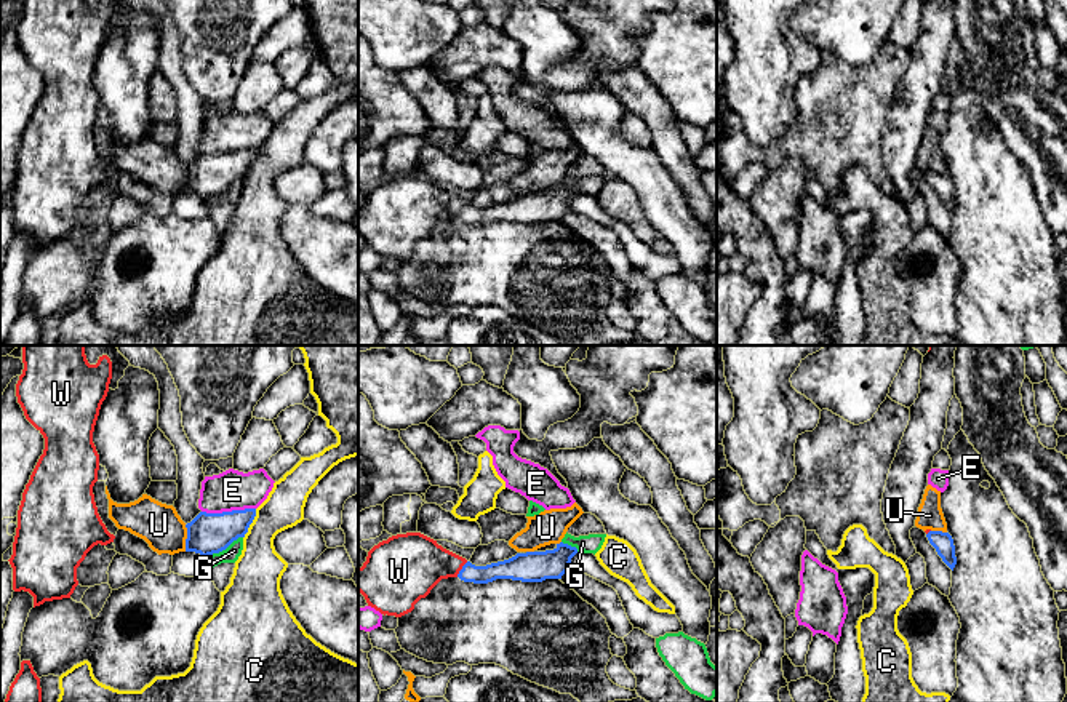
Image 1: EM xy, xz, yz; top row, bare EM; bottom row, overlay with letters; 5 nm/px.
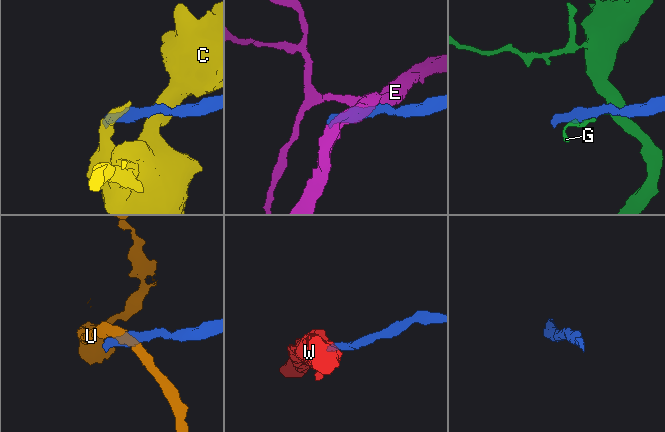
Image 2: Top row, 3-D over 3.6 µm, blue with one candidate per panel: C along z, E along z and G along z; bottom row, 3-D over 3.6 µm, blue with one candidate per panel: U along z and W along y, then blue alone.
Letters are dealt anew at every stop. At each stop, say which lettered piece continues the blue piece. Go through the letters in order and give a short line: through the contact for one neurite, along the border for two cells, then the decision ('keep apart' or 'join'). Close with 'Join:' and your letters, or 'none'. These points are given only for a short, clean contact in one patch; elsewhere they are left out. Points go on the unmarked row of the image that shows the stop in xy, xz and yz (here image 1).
C: line xy (256, 151), (256, 157), (243, 179); keep apart
E: keep apart
G: line xy (242, 178), (224, 191), (205, 199); keep apart
U: keep apart
W: line xz (511, 210), (493, 213), (461, 211), (453, 207), (411, 207); join
Join: W

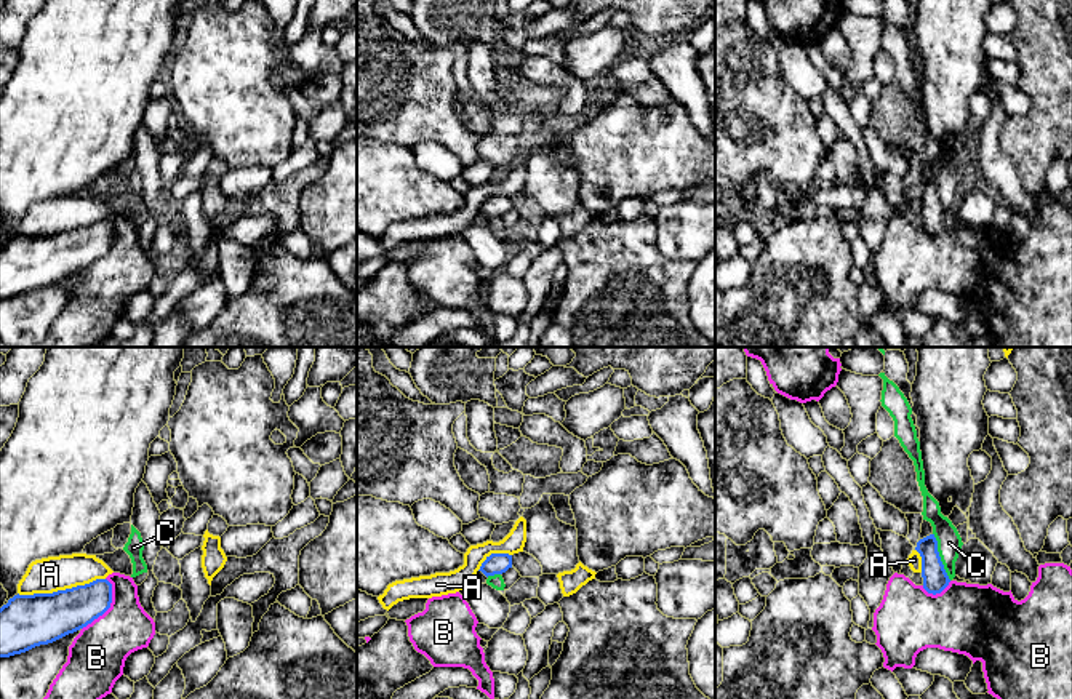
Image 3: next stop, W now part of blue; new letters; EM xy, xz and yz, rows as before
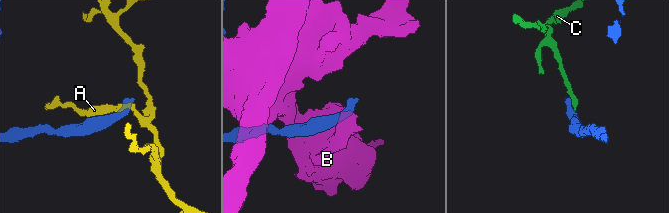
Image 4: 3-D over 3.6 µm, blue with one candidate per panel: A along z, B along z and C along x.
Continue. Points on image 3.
A: keep apart
B: keep apart
C: line yz (933, 175), (938, 184), (940, 202), (951, 221); keep apart
Join: none

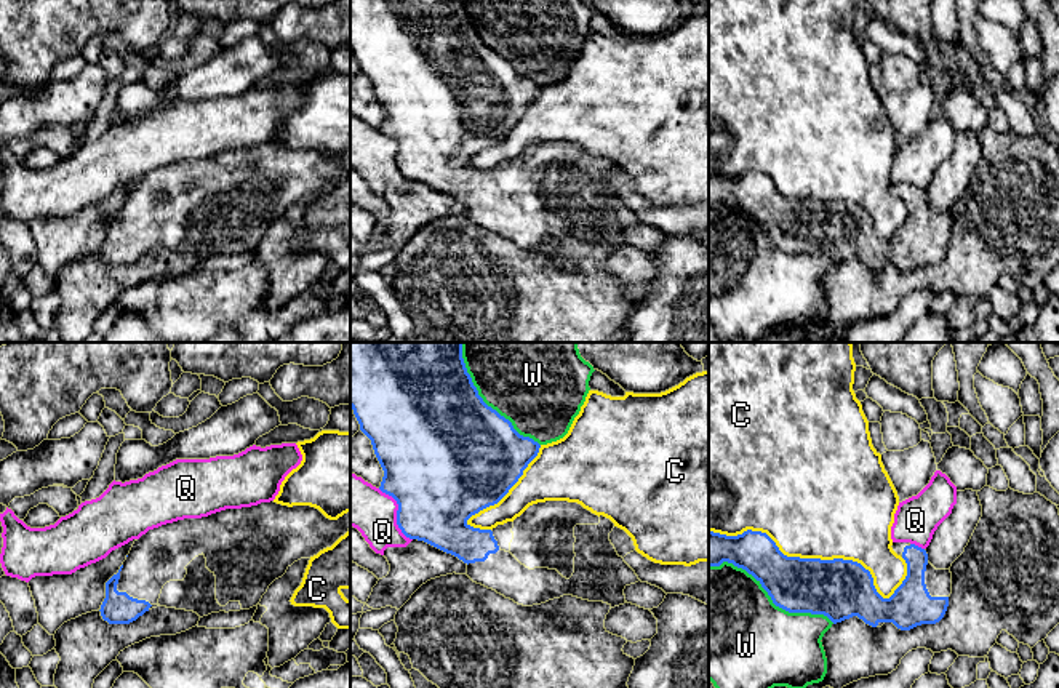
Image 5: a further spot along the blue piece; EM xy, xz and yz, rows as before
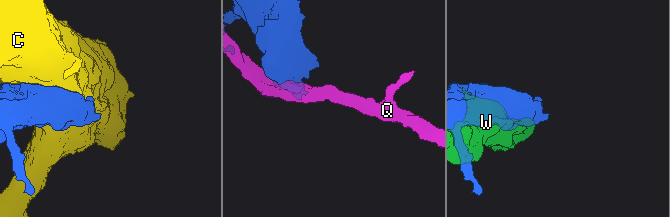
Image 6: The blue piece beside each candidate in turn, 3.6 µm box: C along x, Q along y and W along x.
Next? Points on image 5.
C: keep apart
Q: keep apart
W: keep apart
Join: none

